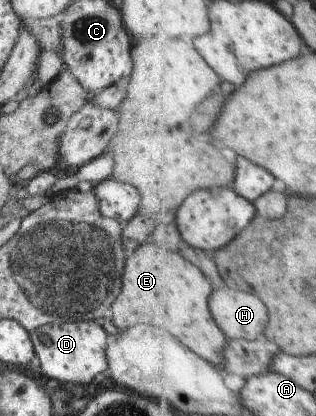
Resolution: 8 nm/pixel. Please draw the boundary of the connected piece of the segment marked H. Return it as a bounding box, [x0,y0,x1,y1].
[209,284,268,340]

